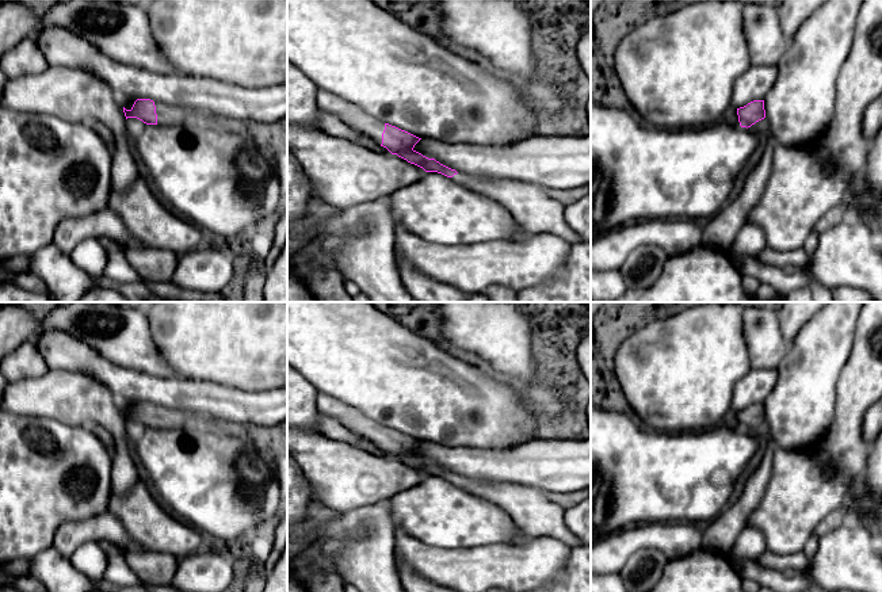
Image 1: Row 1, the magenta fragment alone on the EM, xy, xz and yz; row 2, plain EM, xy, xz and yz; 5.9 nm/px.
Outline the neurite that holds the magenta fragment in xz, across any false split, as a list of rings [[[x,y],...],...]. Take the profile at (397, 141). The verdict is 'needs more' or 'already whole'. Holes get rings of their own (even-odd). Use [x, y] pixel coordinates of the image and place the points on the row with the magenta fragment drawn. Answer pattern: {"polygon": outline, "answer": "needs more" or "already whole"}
{"polygon": [[[317,89],[316,103],[320,111],[335,115],[344,125],[386,148],[392,154],[397,154],[425,172],[438,172],[451,177],[463,187],[499,202],[524,232],[530,234],[555,234],[569,244],[581,241],[565,221],[565,206],[551,198],[547,190],[520,180],[481,177],[457,172],[435,158],[428,158],[416,152],[413,148],[421,138],[383,123],[328,91]]], "answer": "needs more"}

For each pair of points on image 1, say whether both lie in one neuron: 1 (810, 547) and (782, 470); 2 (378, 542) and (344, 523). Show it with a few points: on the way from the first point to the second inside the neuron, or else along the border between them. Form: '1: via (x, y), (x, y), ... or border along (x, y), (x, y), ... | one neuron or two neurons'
1: border along (806, 542), (801, 550) | two neurons
2: via (370, 534), (359, 523), (352, 523) | one neuron

